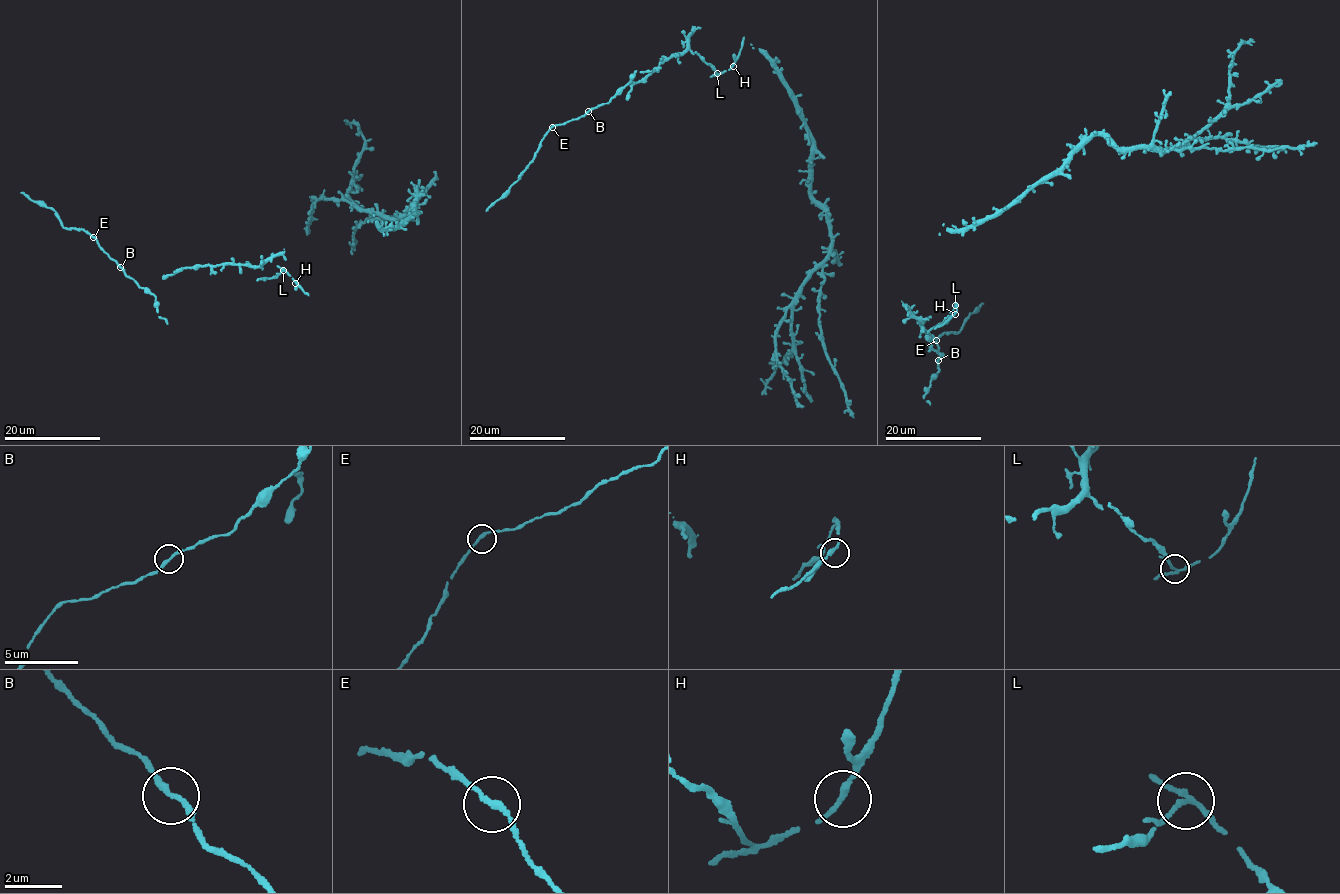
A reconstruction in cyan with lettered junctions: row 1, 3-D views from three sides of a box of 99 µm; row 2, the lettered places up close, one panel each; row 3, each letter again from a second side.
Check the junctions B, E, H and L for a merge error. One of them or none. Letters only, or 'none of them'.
L

